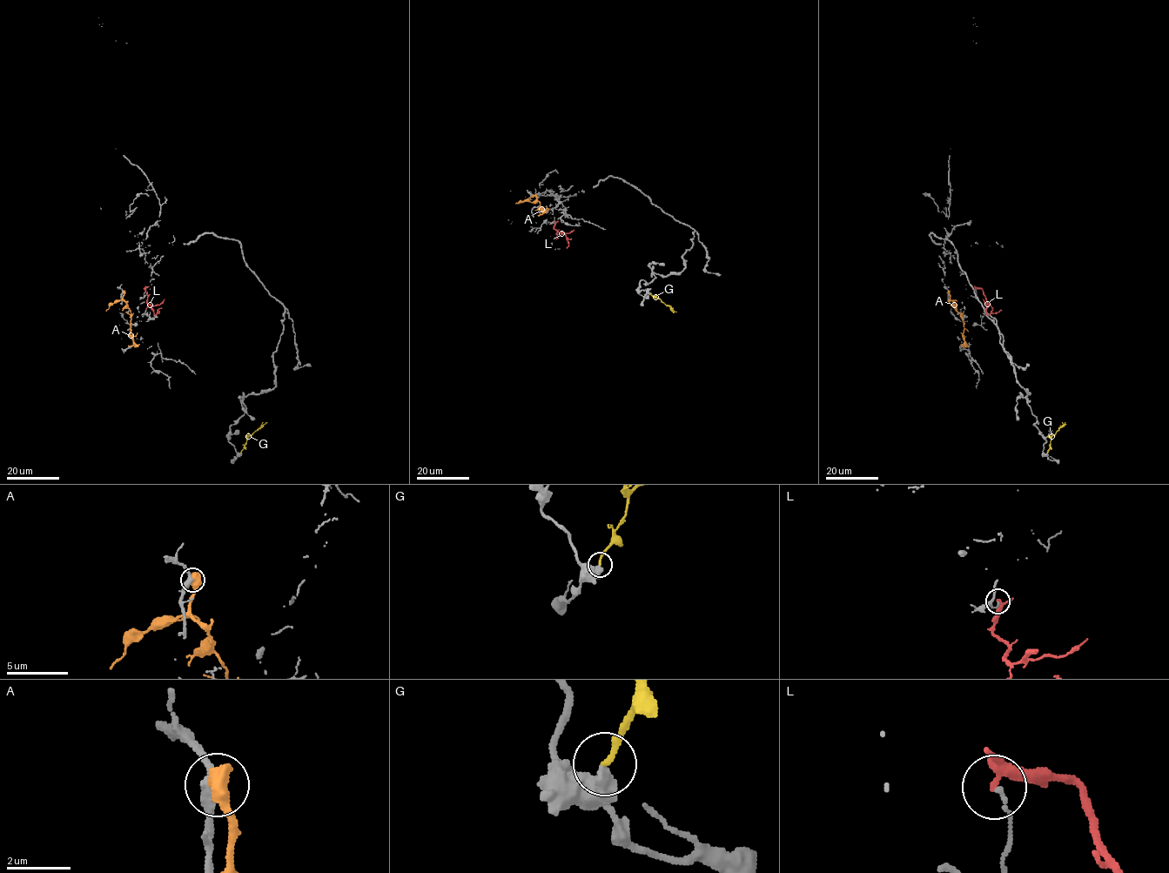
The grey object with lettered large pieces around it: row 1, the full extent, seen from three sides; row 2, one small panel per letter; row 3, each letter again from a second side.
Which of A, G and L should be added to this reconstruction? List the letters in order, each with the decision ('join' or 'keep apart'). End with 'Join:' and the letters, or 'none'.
A: keep apart
G: keep apart
L: keep apart
Join: none

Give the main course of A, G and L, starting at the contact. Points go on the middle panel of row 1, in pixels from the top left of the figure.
A: (533, 195), (542, 211), (538, 215)
G: (650, 293), (676, 312)
L: (554, 222), (556, 233), (564, 234), (568, 245), (567, 248)

